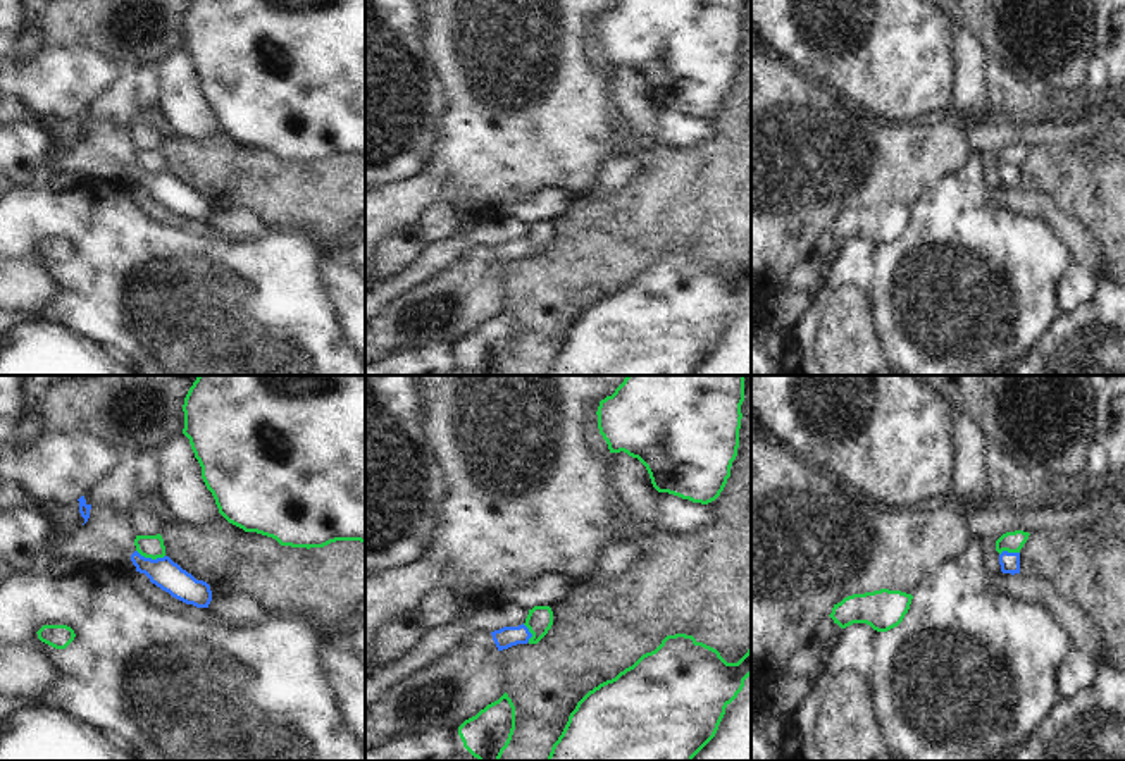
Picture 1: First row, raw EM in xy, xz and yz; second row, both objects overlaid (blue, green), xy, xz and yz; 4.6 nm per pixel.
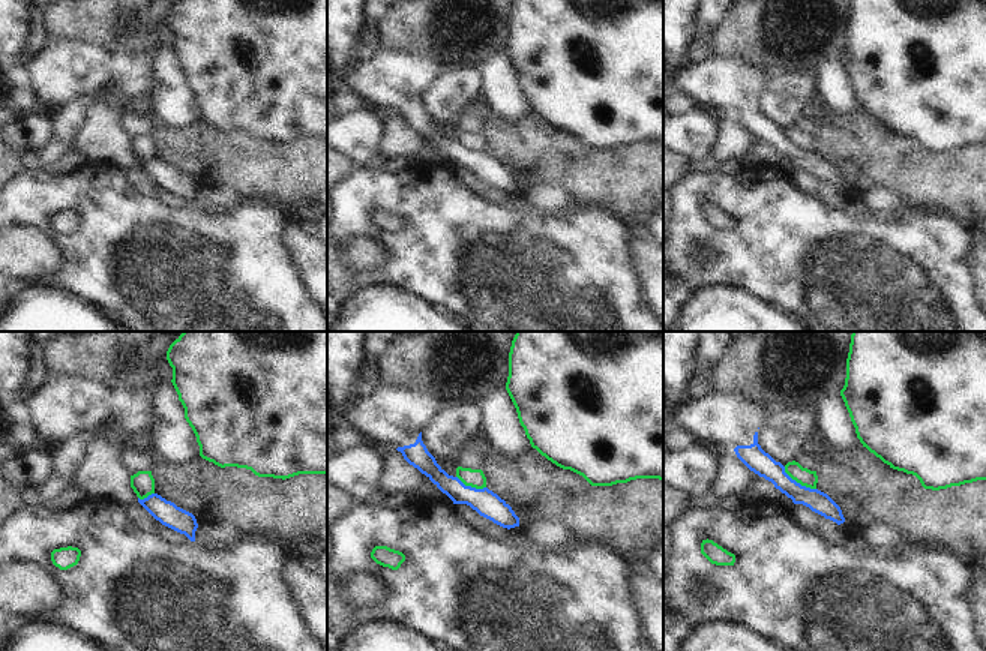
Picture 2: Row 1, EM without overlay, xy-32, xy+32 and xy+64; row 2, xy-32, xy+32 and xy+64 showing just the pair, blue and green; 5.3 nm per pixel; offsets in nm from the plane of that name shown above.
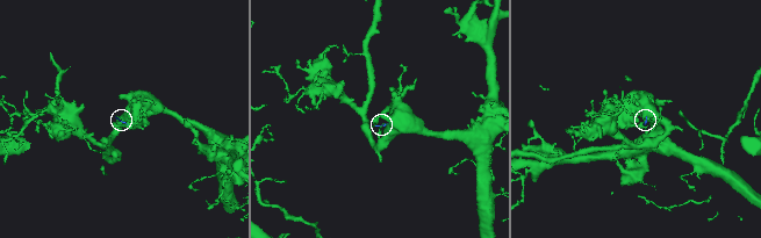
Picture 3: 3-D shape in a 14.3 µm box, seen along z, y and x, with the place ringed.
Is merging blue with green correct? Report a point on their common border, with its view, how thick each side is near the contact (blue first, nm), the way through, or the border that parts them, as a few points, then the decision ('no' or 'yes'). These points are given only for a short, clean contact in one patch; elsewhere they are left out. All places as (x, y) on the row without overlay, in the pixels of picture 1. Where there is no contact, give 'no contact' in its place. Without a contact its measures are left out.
xy (150, 173) | 140/110 nm | along xy (136, 164), (145, 171), (164, 171) | no

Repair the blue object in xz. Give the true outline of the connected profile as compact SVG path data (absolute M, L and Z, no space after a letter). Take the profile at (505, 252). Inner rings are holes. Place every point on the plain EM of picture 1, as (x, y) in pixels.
M524 238L519 241L503 241L500 244L491 246L491 250L498 265L508 263L517 258L527 258L532 251L532 248Z

